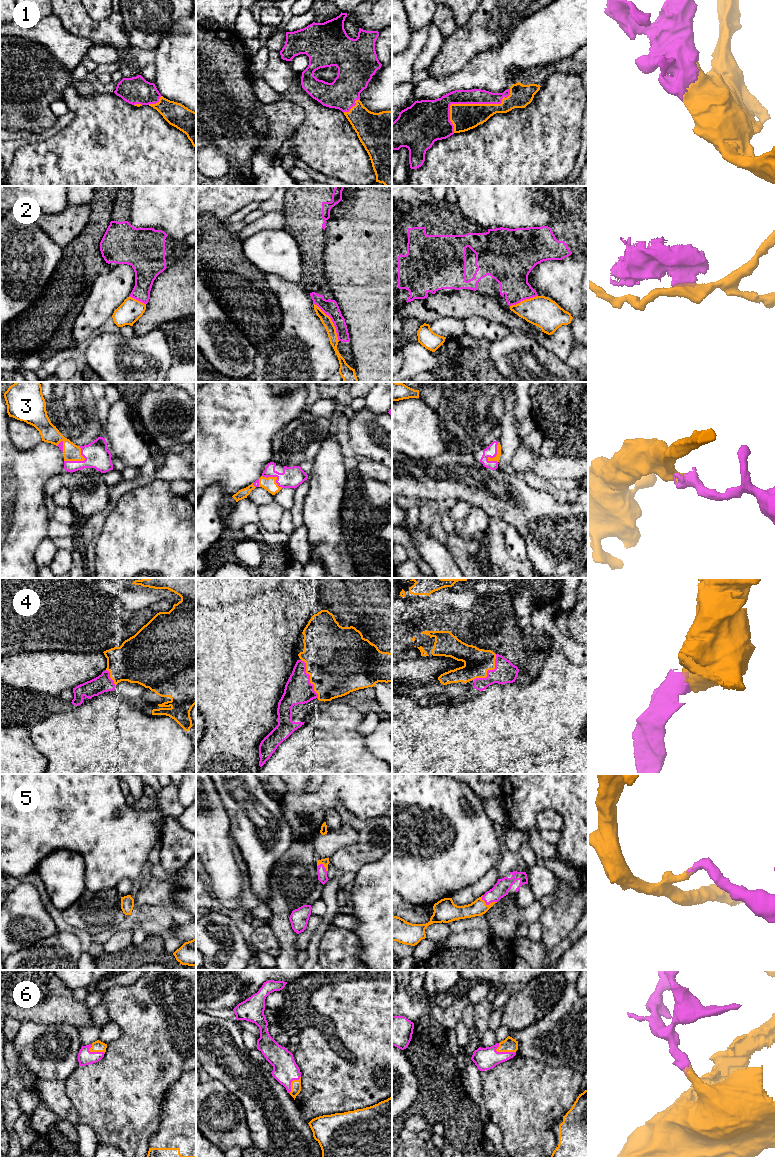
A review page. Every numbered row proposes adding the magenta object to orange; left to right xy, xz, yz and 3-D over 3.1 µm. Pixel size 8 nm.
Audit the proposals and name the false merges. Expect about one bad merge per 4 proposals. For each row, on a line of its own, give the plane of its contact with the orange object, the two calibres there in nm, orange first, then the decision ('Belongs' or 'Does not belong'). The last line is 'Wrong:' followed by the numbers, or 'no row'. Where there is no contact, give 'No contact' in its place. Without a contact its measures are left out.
1: Touches orange in yz. Thickness 220 nm (orange) against 160 nm. Belongs
2: Touches orange in xz. Thickness 80 nm (orange) against 130 nm. Does not belong
3: Touches orange in yz. Thickness 50 nm (orange) against 100 nm. Belongs
4: Touches orange in xz. Thickness 480 nm (orange) against 220 nm. Belongs
5: Touches orange in yz. Thickness 130 nm (orange) against 120 nm. Belongs
6: Touches orange in yz. Thickness 110 nm (orange) against 180 nm. Belongs
Wrong: 2

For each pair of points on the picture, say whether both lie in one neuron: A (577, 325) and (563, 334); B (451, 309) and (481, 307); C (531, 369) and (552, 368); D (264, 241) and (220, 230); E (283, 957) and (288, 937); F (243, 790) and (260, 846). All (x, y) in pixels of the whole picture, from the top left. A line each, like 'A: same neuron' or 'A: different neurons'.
A: different neurons
B: same neuron
C: same neuron
D: different neurons
E: same neuron
F: same neuron

